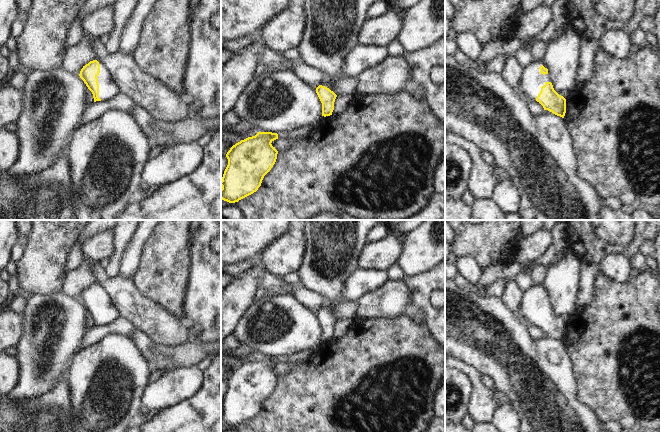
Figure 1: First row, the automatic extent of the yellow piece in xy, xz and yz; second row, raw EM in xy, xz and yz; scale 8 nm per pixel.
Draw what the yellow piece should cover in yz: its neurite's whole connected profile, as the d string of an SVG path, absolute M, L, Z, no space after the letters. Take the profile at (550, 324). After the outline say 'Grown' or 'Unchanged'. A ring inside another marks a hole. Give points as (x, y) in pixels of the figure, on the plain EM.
M543 289L540 292L525 294L517 315L524 318L526 325L536 324L544 334L564 342L566 323L554 314L548 293Z. Grown

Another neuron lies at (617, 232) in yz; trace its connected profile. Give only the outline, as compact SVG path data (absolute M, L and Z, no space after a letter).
M592 220L599 238L613 245L626 246L635 232L635 220Z

